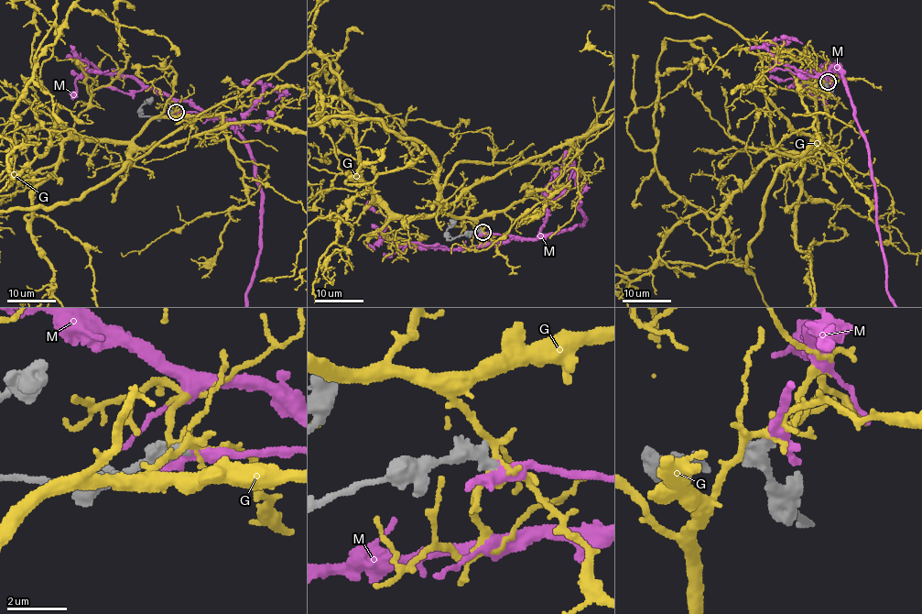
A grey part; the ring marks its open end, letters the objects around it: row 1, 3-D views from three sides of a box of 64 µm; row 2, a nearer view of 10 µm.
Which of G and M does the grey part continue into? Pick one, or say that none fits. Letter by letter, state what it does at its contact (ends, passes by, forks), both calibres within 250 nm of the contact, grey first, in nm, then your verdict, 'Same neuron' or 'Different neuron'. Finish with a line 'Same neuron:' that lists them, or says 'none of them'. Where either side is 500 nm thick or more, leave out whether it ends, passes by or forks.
G: It forks there. Thickness 360 nm (grey) against 360 nm. Different neuron
M: It passes by. Thickness 360 nm (grey) against 300 nm. Same neuron
Same neuron: M

